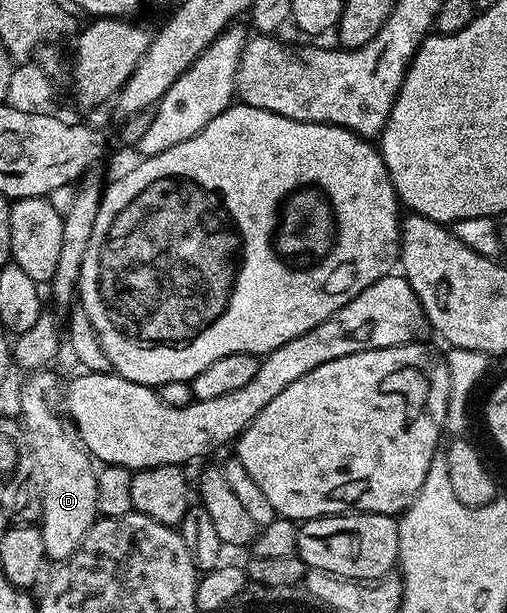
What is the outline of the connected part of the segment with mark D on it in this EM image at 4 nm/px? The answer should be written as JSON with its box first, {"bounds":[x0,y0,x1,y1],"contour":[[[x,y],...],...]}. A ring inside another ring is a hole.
{"bounds":[18,373,99,561],"contour":[[[35,373],[24,378],[27,380],[19,391],[18,414],[27,432],[27,439],[31,442],[37,474],[41,480],[43,514],[39,532],[45,541],[45,553],[48,560],[62,561],[78,549],[99,515],[95,476],[97,467],[92,456],[73,438],[68,424],[59,420],[59,415],[51,404],[51,390],[55,387],[55,379],[47,374],[51,373]]]}

